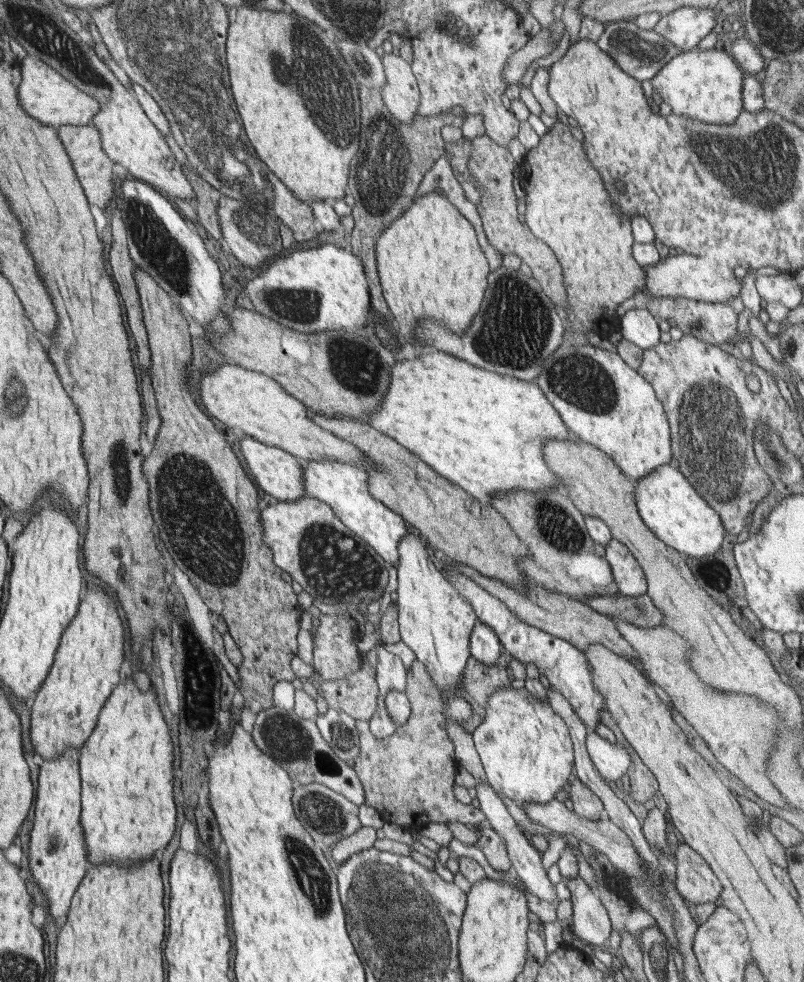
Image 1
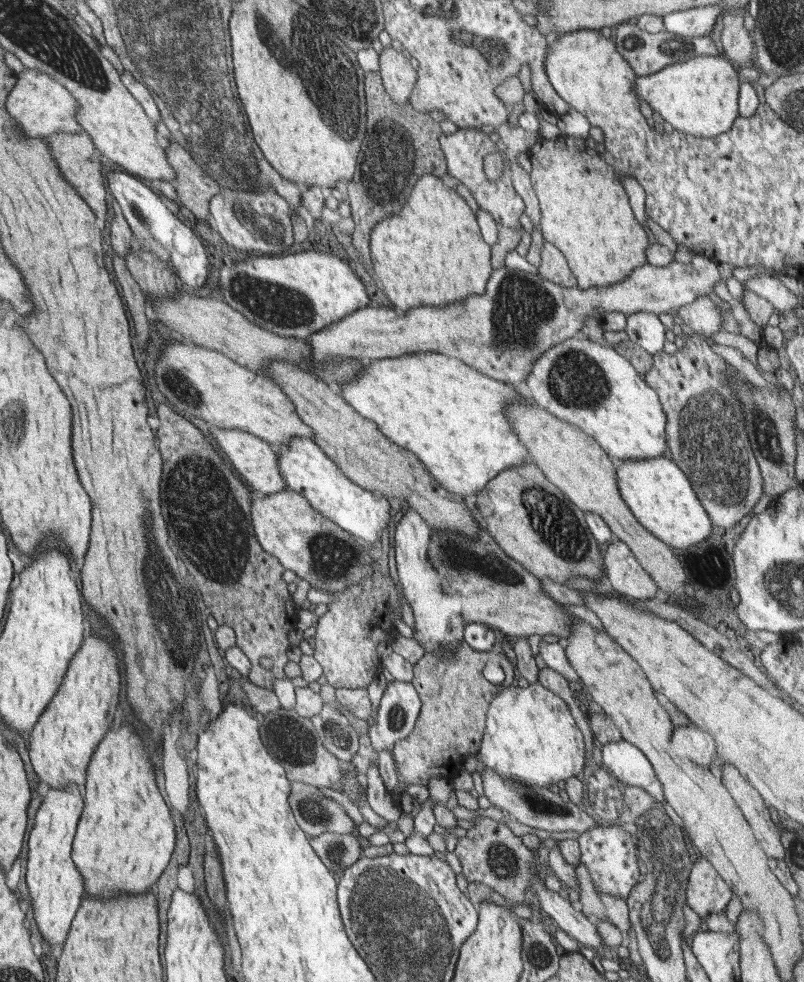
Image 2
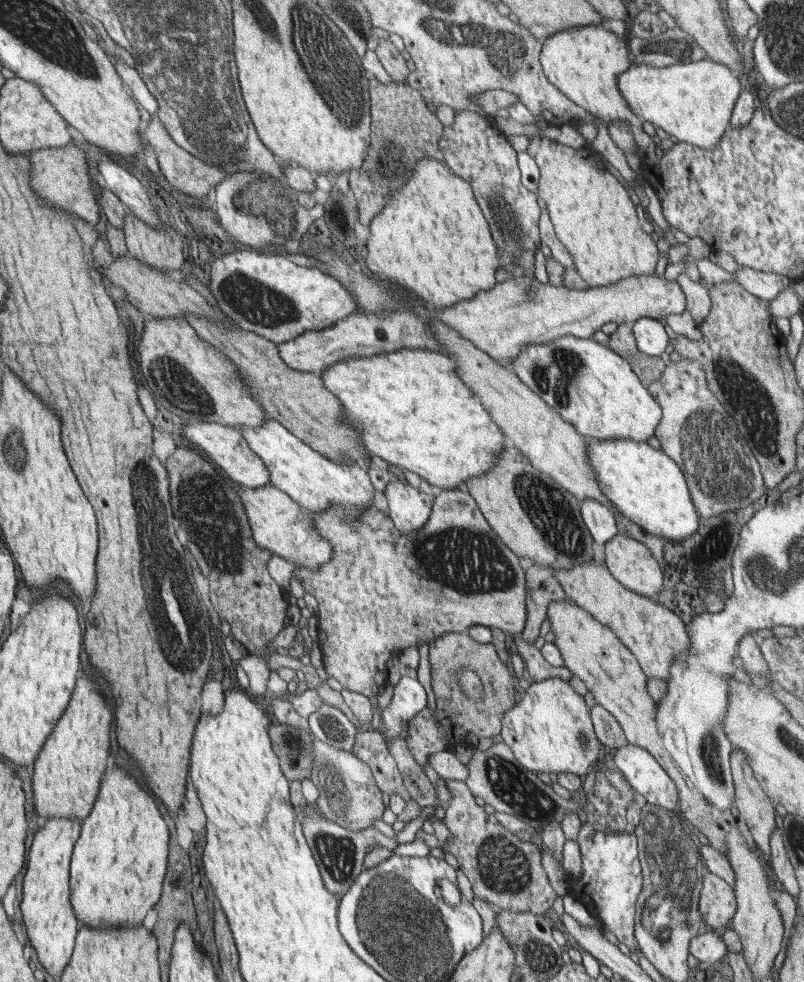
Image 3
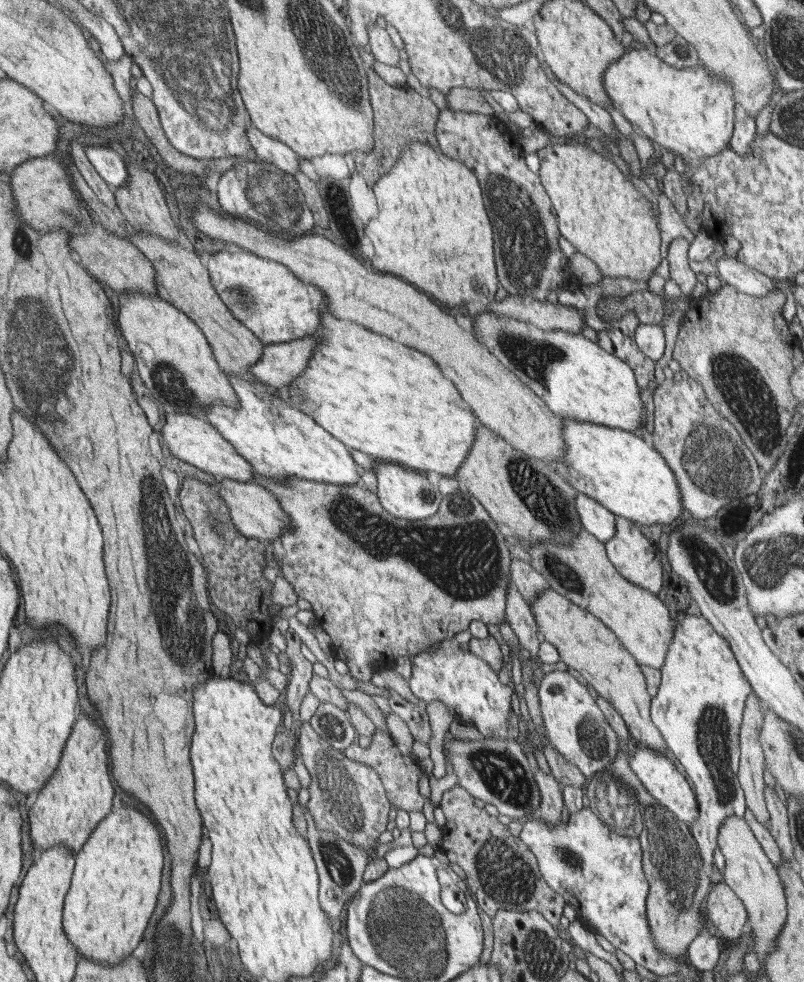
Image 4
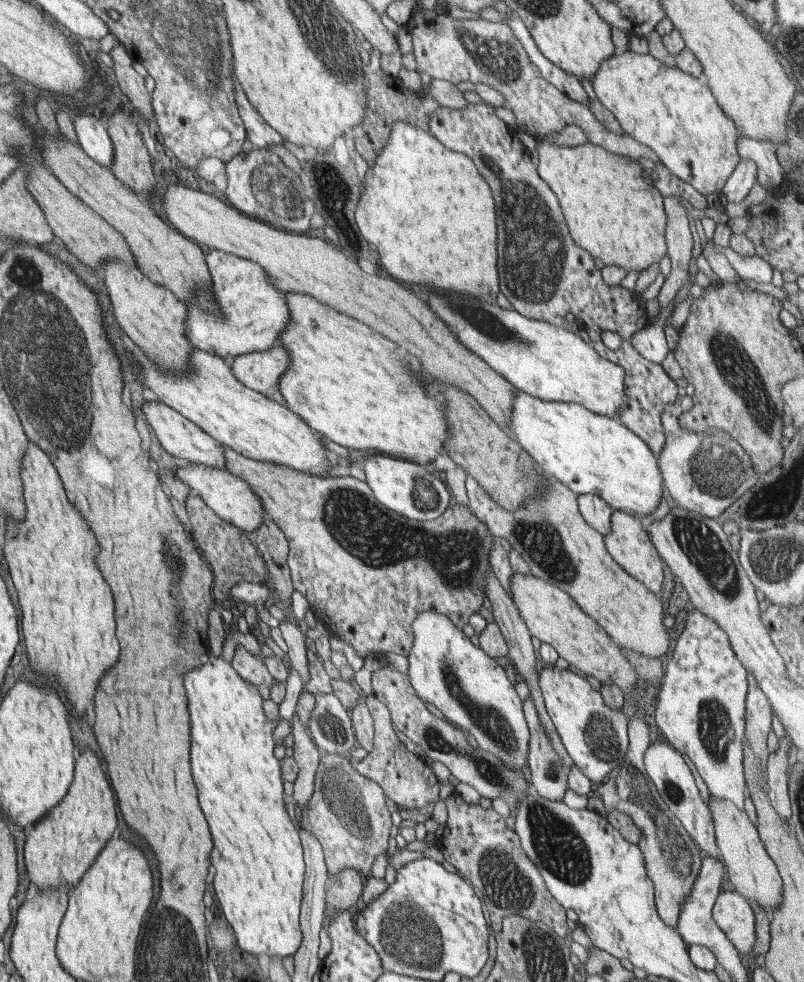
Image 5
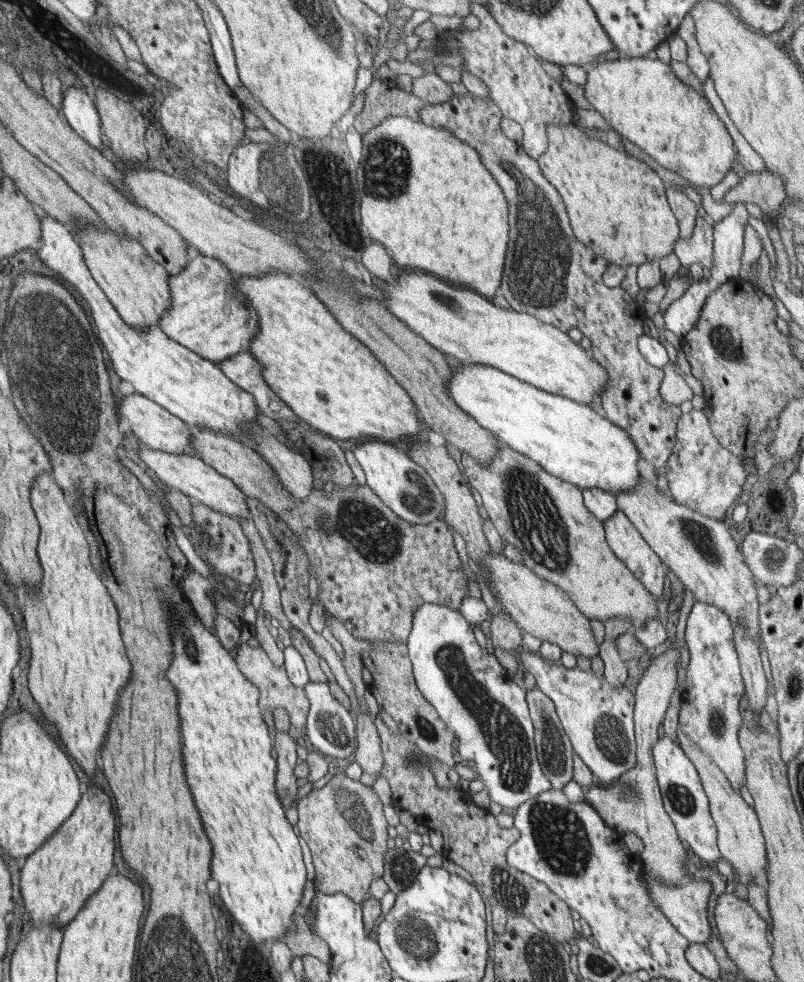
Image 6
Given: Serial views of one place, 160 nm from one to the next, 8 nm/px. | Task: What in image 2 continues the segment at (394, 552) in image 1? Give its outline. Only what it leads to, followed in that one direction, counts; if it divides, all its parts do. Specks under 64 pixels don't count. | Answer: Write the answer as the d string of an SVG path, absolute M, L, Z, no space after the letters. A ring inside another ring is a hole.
M292 437L286 446L274 449L278 451L279 469L286 479L287 490L304 495L316 512L352 536L369 544L380 541L382 530L390 522L391 507L390 501L382 493L364 490L352 482L308 437Z

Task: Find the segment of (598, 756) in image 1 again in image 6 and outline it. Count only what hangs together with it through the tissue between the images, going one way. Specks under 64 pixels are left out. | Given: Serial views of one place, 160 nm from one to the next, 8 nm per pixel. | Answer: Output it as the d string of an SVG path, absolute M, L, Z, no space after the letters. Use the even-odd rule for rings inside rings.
M667 734L657 740L653 746L653 759L656 767L657 781L663 798L663 807L672 819L678 837L686 848L698 859L713 862L721 858L717 845L717 826L709 809L699 772L693 762L686 756L679 744Z

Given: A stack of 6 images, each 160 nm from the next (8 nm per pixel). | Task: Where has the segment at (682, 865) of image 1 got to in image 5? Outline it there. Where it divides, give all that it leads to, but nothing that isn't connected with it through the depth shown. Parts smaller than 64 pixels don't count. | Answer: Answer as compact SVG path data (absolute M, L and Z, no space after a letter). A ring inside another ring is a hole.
M735 891L720 892L713 908L713 919L742 956L753 954L756 940L752 903Z

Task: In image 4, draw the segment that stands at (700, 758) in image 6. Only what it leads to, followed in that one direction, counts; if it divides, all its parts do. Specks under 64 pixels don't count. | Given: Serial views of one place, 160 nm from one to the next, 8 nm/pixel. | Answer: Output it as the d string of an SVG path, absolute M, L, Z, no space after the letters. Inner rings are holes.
M730 816L720 826L718 848L725 856L724 882L740 897L748 913L748 926L753 934L752 952L762 959L774 947L787 919L787 900L777 868L768 859L748 823Z

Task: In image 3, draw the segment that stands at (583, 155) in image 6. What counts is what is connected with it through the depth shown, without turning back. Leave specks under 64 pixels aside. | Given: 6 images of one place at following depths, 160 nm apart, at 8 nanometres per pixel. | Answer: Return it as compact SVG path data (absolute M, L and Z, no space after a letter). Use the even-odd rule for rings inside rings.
M541 135L530 138L526 152L539 166L541 175L537 194L550 212L556 236L572 255L576 270L590 287L610 286L634 275L655 274L659 253L657 238L644 224L639 207L614 175L592 160L592 156L584 158L574 148L556 144Z

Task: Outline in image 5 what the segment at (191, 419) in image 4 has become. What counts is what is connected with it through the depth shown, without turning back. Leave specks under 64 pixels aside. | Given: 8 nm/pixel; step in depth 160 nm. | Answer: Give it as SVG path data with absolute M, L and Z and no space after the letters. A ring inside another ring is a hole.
M145 401L142 404L142 412L152 427L160 445L172 457L185 458L190 462L205 464L218 469L226 470L226 451L217 439L212 438L198 423L192 422L179 411L158 401Z

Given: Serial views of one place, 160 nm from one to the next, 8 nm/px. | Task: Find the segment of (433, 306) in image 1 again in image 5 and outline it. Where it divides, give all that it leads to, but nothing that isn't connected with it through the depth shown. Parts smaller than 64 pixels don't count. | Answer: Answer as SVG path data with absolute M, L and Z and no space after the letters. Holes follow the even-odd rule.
M396 122L389 137L388 144L376 156L374 166L366 172L366 186L356 207L356 226L361 236L376 246L378 267L383 266L396 280L472 294L478 300L496 304L500 291L498 233L490 185L472 159L446 149L431 131L408 122Z

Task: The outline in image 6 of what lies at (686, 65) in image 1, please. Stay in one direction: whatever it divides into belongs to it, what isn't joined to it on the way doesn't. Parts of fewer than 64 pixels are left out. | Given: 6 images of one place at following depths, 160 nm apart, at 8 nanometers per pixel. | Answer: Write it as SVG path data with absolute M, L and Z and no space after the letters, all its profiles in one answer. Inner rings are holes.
M648 56L640 58L621 57L610 61L604 61L603 63L597 63L597 65L592 65L588 68L587 82L583 88L585 96L588 99L588 102L592 105L592 108L594 107L594 110L598 111L602 117L604 117L604 120L613 127L613 130L646 152L646 154L653 158L658 164L661 164L664 168L668 168L668 170L676 172L683 178L688 179L690 183L693 183L698 187L711 188L715 184L722 182L724 176L728 174L728 170L732 168L734 158L737 157L737 151L735 150L734 140L732 139L732 136L730 136L731 134L727 131L724 122L722 122L719 116L716 115L716 112L714 112L705 95L700 95L698 91L682 83L681 80L675 76L672 67L670 67L669 64L662 63L660 59L652 59Z

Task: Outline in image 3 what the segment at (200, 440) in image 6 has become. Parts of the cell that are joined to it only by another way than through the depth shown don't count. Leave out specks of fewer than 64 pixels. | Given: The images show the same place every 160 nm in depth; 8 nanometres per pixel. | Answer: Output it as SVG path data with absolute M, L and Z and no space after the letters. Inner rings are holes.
M456 488L440 492L434 499L433 509L428 517L428 522L422 528L410 531L409 533L401 533L395 527L390 516L378 510L374 505L370 505L367 509L364 509L354 522L345 519L345 512L340 505L332 505L324 509L323 512L311 513L311 515L318 534L332 545L332 559L330 559L330 562L326 562L324 566L320 566L316 572L299 566L294 570L294 574L300 578L300 583L302 583L304 591L317 601L315 614L320 621L320 624L318 624L318 642L321 653L323 654L323 667L327 674L338 680L344 689L359 693L368 698L376 696L380 690L380 686L386 684L387 662L392 657L400 655L409 646L418 648L421 642L431 643L447 633L462 634L475 625L484 626L488 629L499 628L503 632L516 635L521 634L525 630L526 622L528 622L526 610L526 565L523 564L523 560L514 555L514 552L492 530L485 516L478 508L477 502L465 488ZM414 576L424 578L424 582L414 582L412 580Z

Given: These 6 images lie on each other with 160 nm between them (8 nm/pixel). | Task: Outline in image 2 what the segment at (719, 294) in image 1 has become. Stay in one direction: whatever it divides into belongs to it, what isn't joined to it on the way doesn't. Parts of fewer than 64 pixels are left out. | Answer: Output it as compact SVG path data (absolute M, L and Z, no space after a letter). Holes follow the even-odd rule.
M702 254L694 255L692 263L683 264L682 262L672 261L668 266L654 266L650 263L646 263L644 266L639 266L635 268L623 281L615 282L611 285L601 286L601 287L592 287L589 289L581 289L580 287L563 287L550 282L549 280L543 279L539 274L532 274L522 270L510 270L509 267L502 266L498 270L493 270L490 278L488 279L488 284L486 287L486 292L482 296L469 296L463 301L457 301L454 305L448 305L445 307L416 307L410 310L407 310L404 314L398 314L394 309L388 307L372 307L366 306L352 312L352 314L344 316L339 321L336 321L330 326L324 327L315 333L312 333L308 338L309 345L311 346L312 356L311 361L314 365L318 363L328 363L329 360L335 360L335 358L361 358L365 361L366 366L370 364L373 360L385 359L385 358L398 358L402 355L407 355L410 353L427 353L428 351L433 351L434 353L446 354L452 356L453 358L458 358L464 364L479 370L482 374L488 374L490 378L498 379L500 382L510 383L511 385L516 385L522 380L526 380L527 376L530 374L531 366L536 362L536 360L542 357L542 354L546 352L551 346L557 345L558 343L564 342L566 339L576 337L579 335L580 329L584 326L586 318L588 316L604 316L609 312L622 312L626 316L628 314L634 314L639 312L649 312L652 314L666 314L679 312L679 308L690 304L692 301L695 301L696 298L701 296L707 296L710 292L714 291L714 285L718 282L720 278L720 273L715 268L716 262L713 259L709 259Z

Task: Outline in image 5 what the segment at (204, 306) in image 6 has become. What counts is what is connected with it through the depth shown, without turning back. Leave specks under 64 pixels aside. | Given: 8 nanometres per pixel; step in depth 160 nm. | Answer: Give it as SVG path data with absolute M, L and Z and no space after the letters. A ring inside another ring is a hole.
M216 249L210 250L205 258L214 285L215 300L219 303L219 313L209 313L204 307L187 304L187 338L190 338L191 345L225 360L271 349L282 336L282 330L291 322L286 293L271 282L270 275L258 262Z

